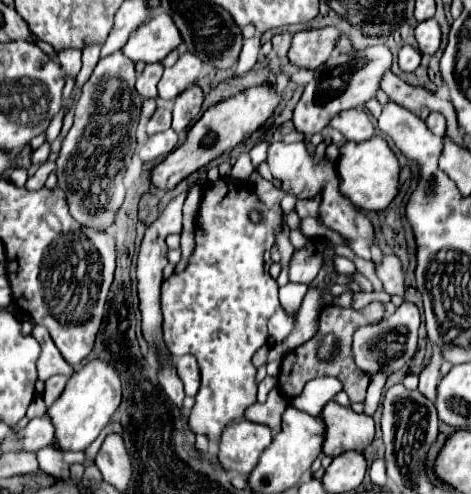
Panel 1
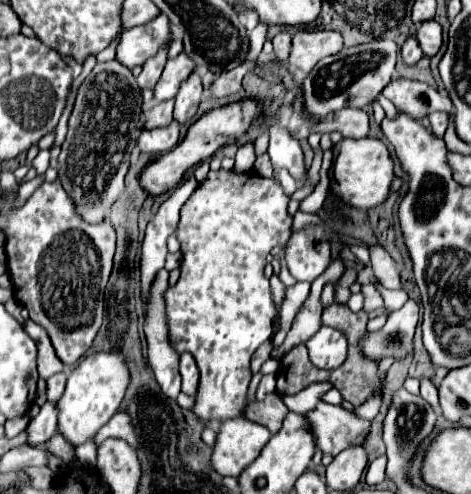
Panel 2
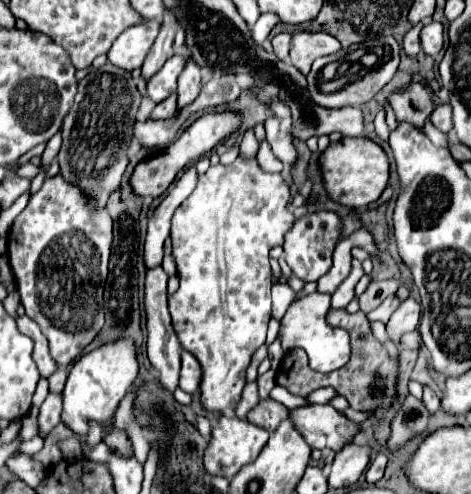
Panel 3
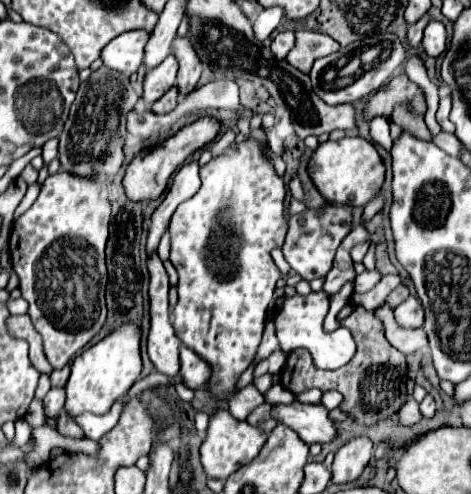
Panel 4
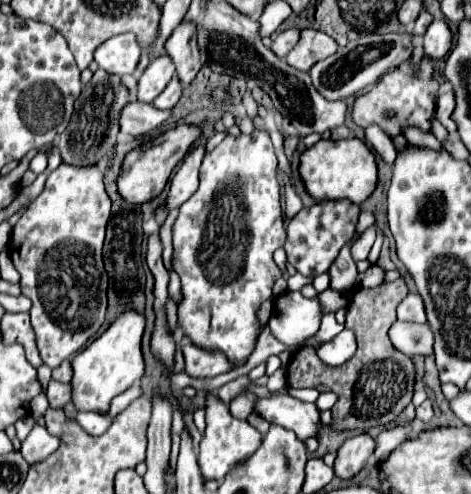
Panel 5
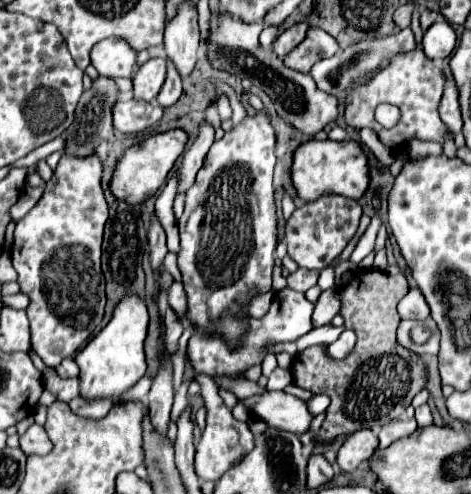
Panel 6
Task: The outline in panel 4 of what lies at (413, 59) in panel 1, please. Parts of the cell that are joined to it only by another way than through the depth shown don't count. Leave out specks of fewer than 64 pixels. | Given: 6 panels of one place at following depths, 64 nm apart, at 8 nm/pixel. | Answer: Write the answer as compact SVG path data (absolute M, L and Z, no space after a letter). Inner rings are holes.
M422 16L416 24L412 24L412 26L408 28L408 44L410 44L412 48L418 48L418 46L420 46L420 42L422 42L422 32L424 32L424 28L426 28L428 22L430 22L430 16Z

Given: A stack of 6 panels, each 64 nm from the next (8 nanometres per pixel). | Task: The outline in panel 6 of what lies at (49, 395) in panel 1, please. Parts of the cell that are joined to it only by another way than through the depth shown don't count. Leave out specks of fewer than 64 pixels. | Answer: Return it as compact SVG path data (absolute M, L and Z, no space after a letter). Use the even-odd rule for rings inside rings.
M64 358L62 364L60 364L56 370L58 370L58 374L60 374L62 378L74 378L74 376L80 372L74 358Z

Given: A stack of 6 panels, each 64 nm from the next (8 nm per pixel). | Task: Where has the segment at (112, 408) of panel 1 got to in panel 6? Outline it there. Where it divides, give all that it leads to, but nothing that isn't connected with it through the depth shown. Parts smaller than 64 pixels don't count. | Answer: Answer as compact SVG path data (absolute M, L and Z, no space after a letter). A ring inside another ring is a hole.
M126 294L114 306L110 322L76 354L80 366L80 394L88 400L104 396L120 396L130 390L146 374L144 340L148 334L146 300L138 294Z

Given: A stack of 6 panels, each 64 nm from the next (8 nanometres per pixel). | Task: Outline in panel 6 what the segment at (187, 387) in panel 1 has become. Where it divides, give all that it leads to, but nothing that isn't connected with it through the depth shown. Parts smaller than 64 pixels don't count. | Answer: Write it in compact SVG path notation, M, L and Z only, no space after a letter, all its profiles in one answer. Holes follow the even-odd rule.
M282 288L274 294L270 310L262 316L262 318L252 318L252 316L244 316L242 320L246 322L246 330L242 336L242 344L236 344L236 348L228 348L228 344L224 342L224 336L216 336L216 334L204 334L204 332L196 332L190 342L188 342L188 356L192 360L192 366L196 372L204 372L208 376L220 376L220 374L242 374L244 370L248 370L254 364L262 364L264 356L266 356L266 346L268 344L280 344L280 342L292 342L296 338L300 338L302 334L312 330L312 310L314 304L310 300L306 300L304 294L294 292L292 288Z

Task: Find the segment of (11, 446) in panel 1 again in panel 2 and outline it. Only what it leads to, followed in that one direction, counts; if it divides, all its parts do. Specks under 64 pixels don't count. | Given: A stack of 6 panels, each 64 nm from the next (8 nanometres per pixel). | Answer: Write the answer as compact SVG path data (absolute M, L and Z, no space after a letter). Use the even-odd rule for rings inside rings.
M46 402L38 416L34 416L28 424L28 442L30 444L44 444L48 442L58 430L58 408L56 402Z

